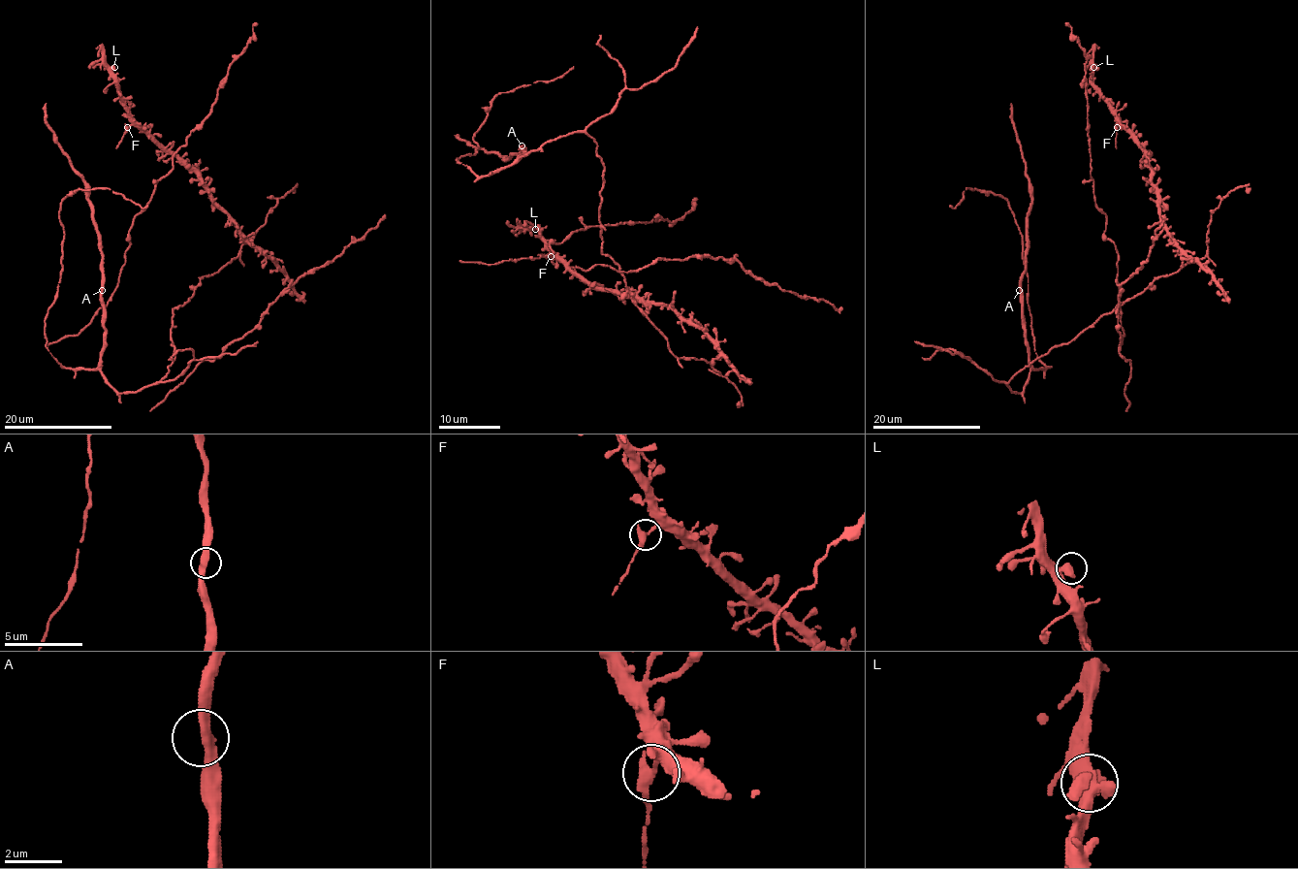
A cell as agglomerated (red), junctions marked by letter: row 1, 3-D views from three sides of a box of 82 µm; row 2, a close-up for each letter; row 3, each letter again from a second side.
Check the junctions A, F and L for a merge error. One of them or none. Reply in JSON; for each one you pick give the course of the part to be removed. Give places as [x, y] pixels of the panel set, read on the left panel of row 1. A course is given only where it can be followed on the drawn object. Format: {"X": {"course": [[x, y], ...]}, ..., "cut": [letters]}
{"F": {"course": [[128, 128], [115, 148]]}, "cut": ["F"]}

